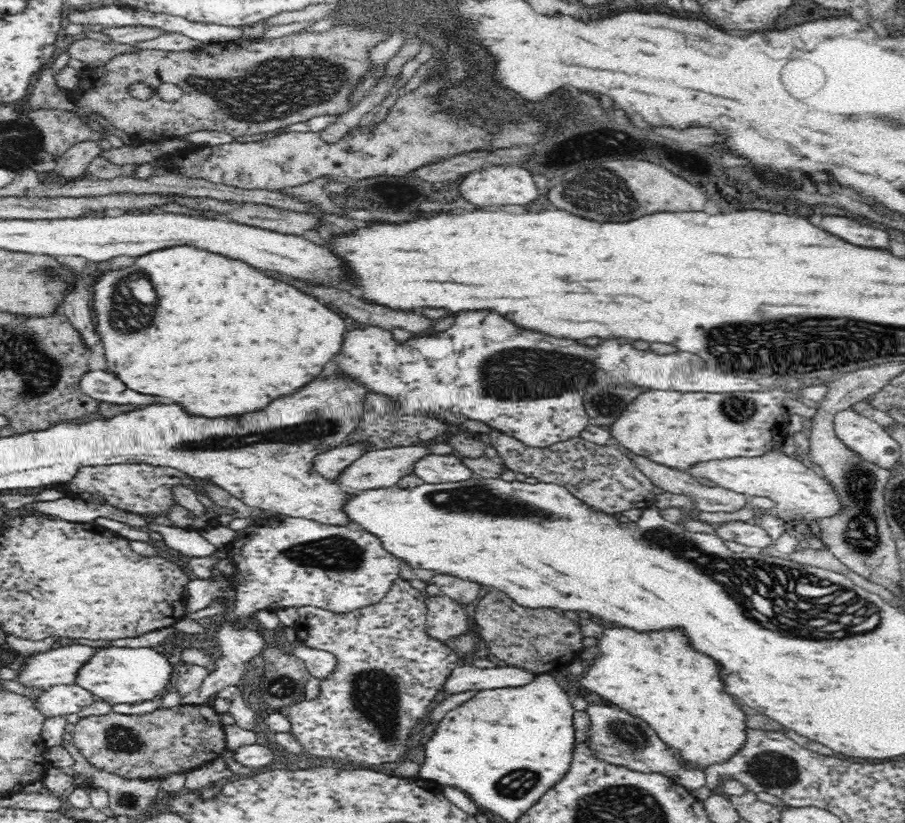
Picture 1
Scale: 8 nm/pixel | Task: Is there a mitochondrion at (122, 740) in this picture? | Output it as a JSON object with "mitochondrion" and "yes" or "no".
{"mitochondrion":"yes"}

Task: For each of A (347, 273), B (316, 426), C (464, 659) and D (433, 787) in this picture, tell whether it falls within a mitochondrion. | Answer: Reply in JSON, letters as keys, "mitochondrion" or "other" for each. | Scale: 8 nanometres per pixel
{"A":"other","B":"mitochondrion","C":"other","D":"other"}

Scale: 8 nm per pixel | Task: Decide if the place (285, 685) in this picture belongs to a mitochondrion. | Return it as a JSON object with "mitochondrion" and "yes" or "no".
{"mitochondrion":"yes"}

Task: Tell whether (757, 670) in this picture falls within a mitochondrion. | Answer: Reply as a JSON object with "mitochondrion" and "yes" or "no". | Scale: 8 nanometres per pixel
{"mitochondrion":"no"}

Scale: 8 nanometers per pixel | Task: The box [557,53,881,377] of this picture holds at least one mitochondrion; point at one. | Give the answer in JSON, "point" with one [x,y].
{"point":[596,194]}

